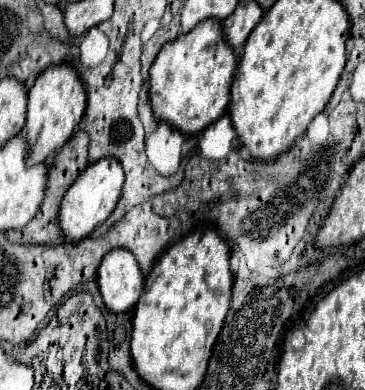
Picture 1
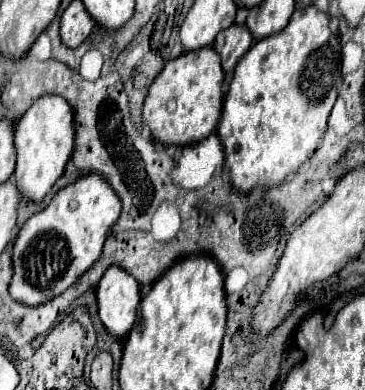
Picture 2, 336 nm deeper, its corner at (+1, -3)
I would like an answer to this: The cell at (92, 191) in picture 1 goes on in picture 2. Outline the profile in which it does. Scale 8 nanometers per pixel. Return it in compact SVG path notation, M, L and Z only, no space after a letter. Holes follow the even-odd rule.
M90 173L62 187L46 209L24 223L14 241L10 295L24 305L42 305L64 293L98 261L106 235L118 217L120 199L100 175ZM64 247L68 249L68 263L64 263Z

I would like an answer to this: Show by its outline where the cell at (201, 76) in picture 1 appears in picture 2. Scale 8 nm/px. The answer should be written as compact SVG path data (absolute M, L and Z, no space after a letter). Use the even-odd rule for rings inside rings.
M212 47L182 53L174 61L166 63L150 85L142 107L142 123L162 145L186 147L198 143L216 131L224 99L222 83L224 71L218 63L218 53Z

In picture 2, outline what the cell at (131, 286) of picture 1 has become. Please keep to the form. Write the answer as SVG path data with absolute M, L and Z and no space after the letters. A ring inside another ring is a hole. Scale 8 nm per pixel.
M112 265L96 287L98 313L112 337L126 337L136 321L140 303L140 285L122 267Z

